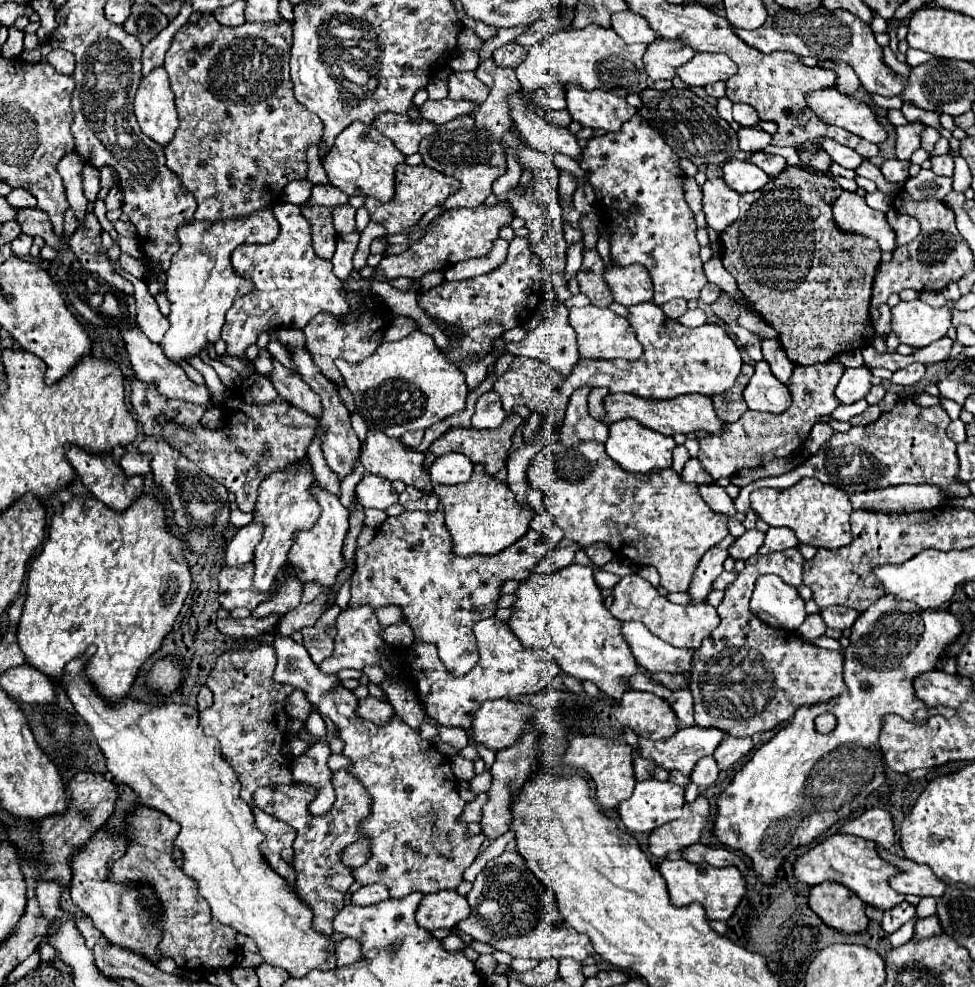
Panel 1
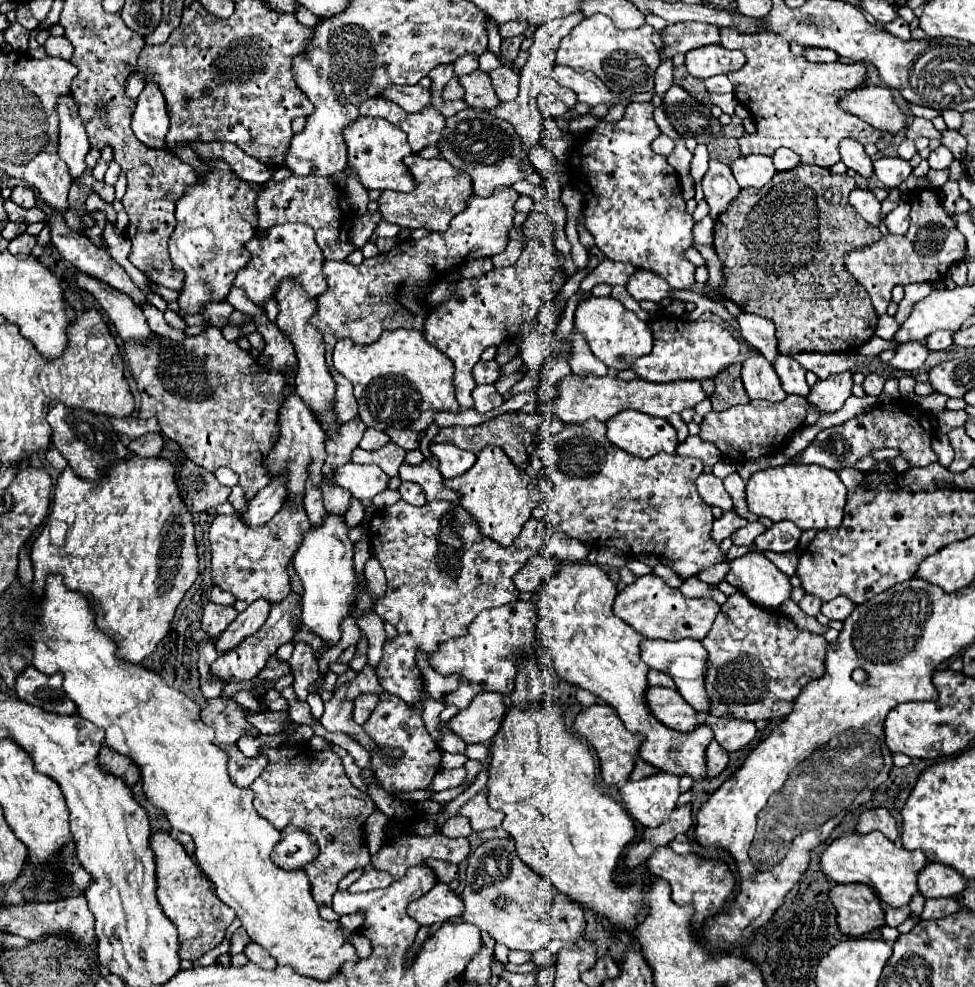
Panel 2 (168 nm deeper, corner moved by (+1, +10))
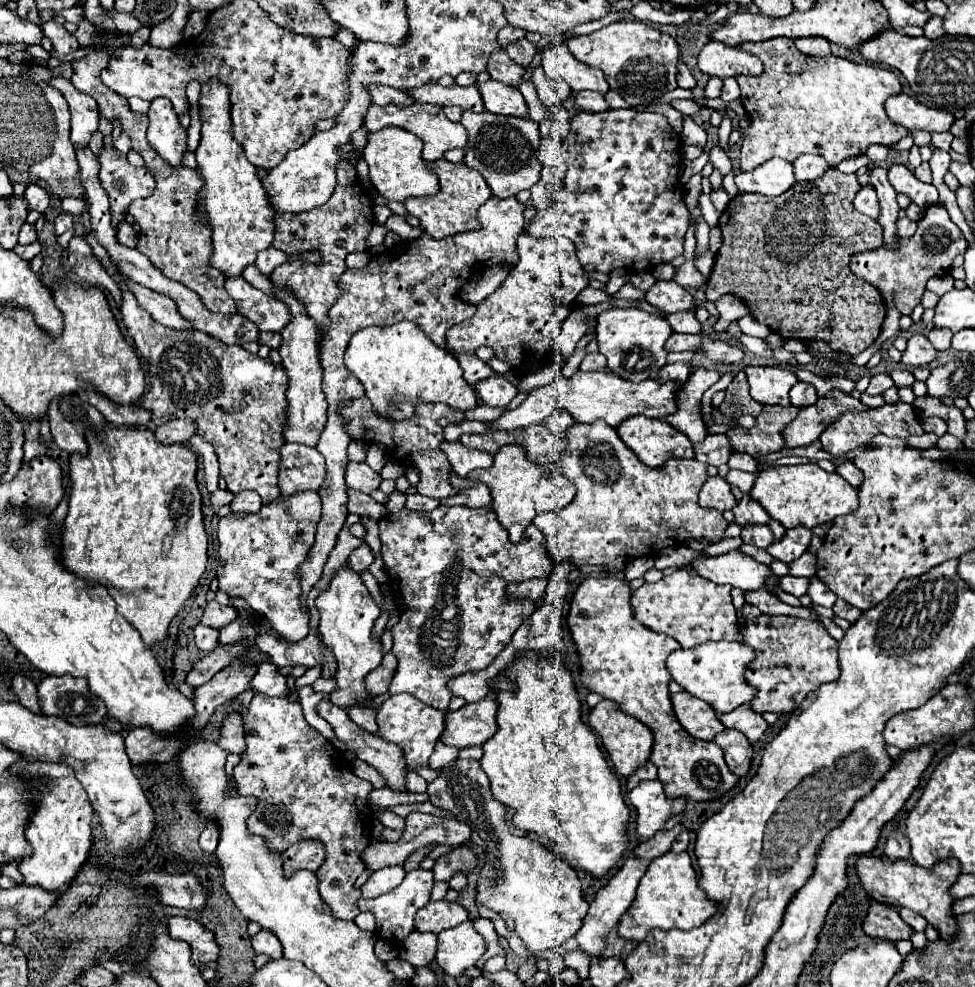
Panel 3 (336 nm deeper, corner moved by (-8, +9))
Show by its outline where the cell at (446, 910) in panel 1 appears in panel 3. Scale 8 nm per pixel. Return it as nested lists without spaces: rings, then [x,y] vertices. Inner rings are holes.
[[[430,901],[416,913],[416,931],[440,933],[468,921],[468,911],[458,901]]]

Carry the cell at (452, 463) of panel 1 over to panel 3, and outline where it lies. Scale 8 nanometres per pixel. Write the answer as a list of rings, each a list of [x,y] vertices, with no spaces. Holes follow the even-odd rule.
[[[444,441],[442,451],[446,453],[446,457],[448,457],[448,461],[450,461],[450,465],[452,465],[452,469],[456,471],[458,477],[466,477],[474,469],[488,469],[494,463],[490,453],[464,447],[458,441],[456,443]]]

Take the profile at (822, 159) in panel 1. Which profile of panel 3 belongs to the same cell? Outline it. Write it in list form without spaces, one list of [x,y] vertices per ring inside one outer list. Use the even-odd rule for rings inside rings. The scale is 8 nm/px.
[[[778,37],[760,43],[742,43],[742,51],[756,55],[764,63],[764,71],[759,76],[739,75],[736,77],[740,91],[742,91],[742,105],[746,115],[750,117],[750,127],[742,133],[742,157],[740,167],[742,171],[750,171],[772,157],[782,157],[786,161],[794,161],[800,153],[814,153],[826,159],[830,167],[836,167],[840,161],[864,155],[872,143],[878,145],[894,145],[908,131],[896,123],[892,123],[884,113],[884,101],[890,95],[900,93],[898,77],[876,65],[864,63],[850,63],[840,57],[808,57],[800,53],[792,39]]]

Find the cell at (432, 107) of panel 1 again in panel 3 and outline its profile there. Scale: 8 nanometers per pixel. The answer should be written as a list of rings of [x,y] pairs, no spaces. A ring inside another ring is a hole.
[[[374,85],[368,89],[372,95],[372,103],[376,105],[390,105],[390,103],[398,103],[398,105],[406,105],[412,107],[416,103],[414,97],[410,97],[406,91],[402,89],[394,89],[394,87],[382,87],[382,85]]]

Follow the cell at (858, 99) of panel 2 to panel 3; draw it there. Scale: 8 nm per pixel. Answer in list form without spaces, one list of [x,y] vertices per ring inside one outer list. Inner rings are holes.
[[[898,93],[890,97],[886,103],[886,115],[892,119],[892,123],[900,123],[908,131],[924,129],[924,131],[948,131],[950,125],[954,123],[954,115],[930,109],[916,99],[908,97],[906,93]]]

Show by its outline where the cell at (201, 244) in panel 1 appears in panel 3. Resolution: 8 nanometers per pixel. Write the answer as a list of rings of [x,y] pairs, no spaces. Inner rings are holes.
[[[210,79],[202,85],[200,93],[200,119],[202,139],[196,149],[198,171],[204,179],[204,187],[198,193],[198,215],[212,227],[212,255],[210,265],[222,271],[226,277],[238,277],[256,261],[256,253],[268,249],[274,235],[274,211],[266,203],[266,189],[256,175],[256,167],[246,159],[242,147],[230,133],[230,101],[228,89]]]

